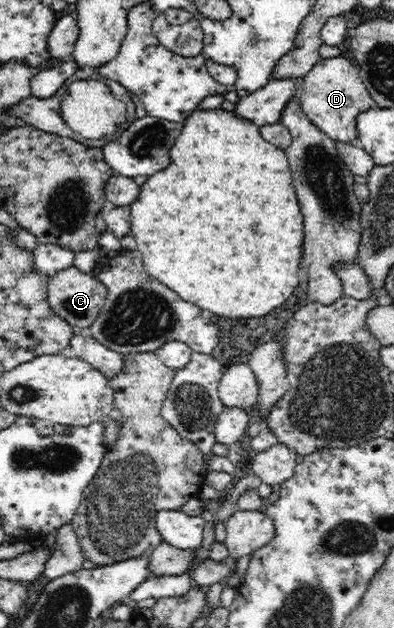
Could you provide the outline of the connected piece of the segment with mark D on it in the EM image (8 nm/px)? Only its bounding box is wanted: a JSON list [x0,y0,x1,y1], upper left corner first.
[297,56,375,144]

